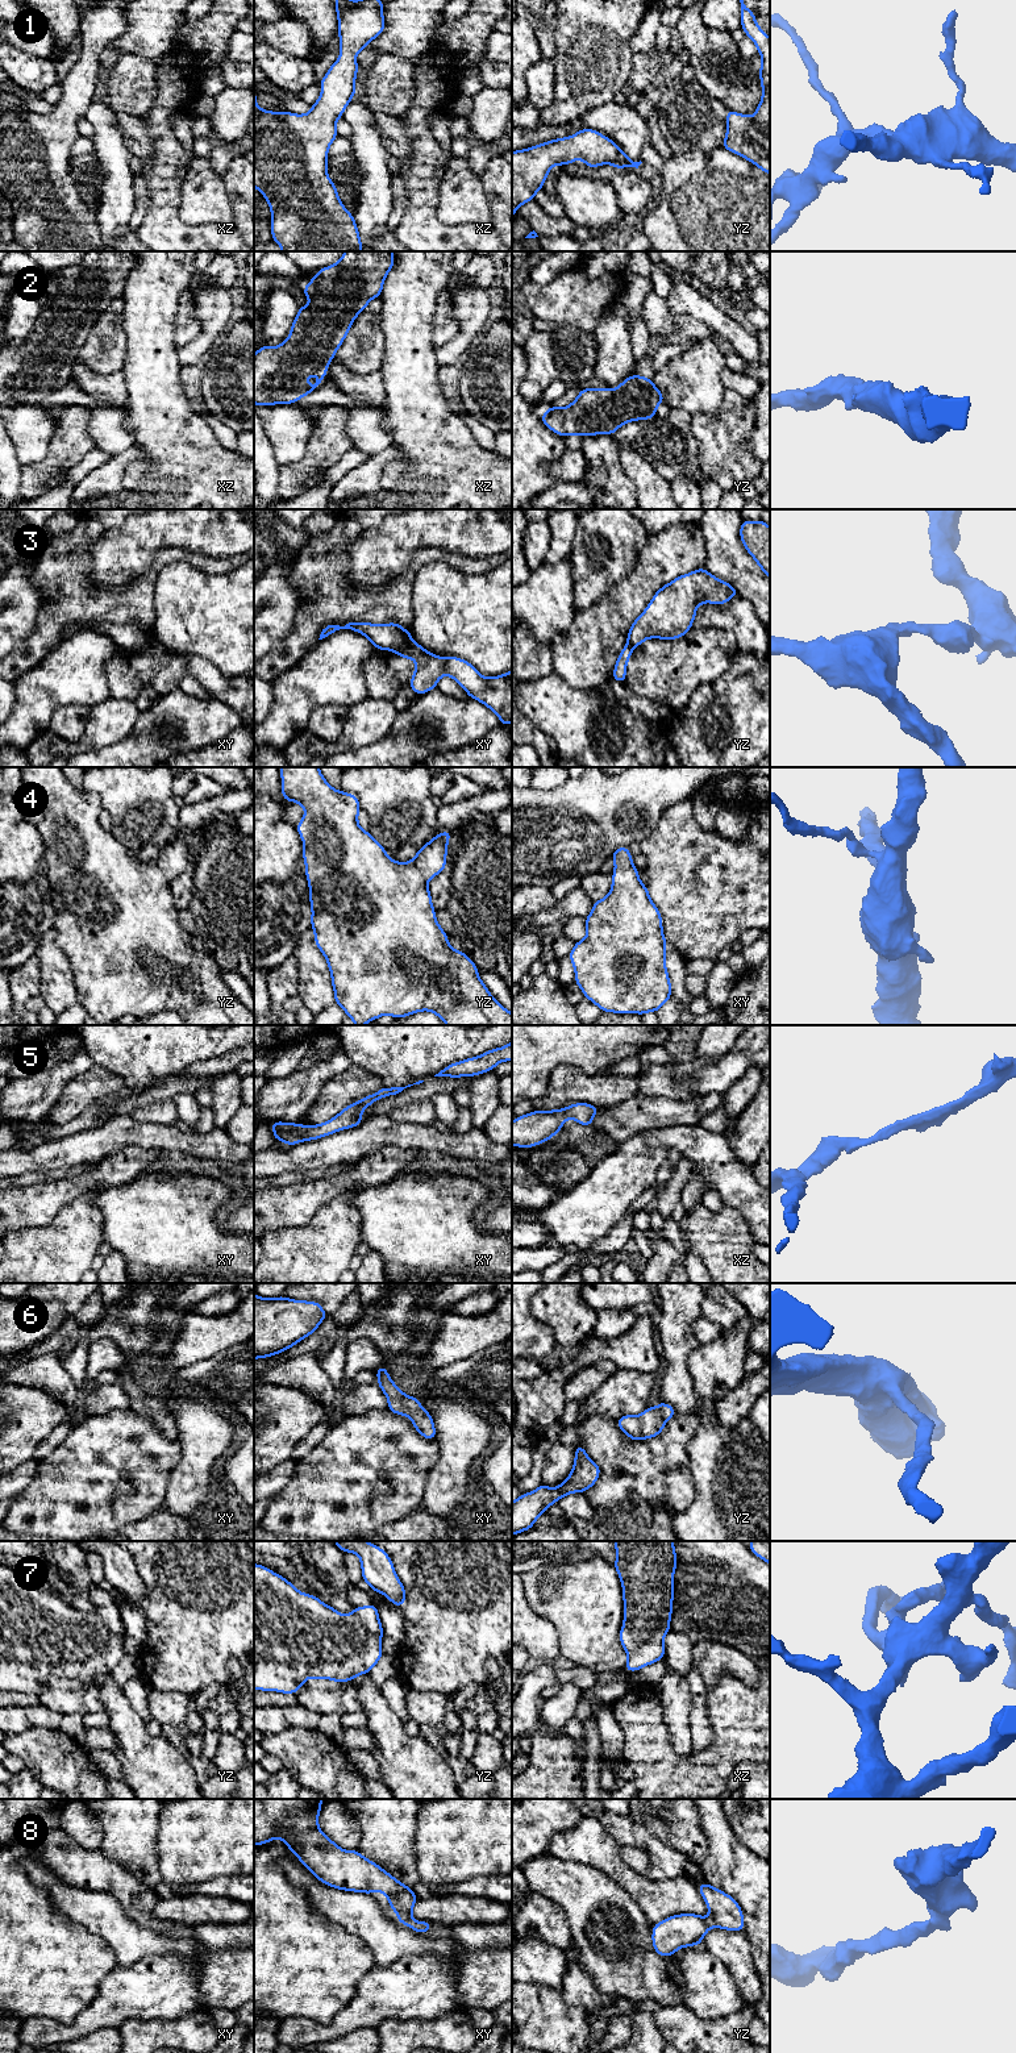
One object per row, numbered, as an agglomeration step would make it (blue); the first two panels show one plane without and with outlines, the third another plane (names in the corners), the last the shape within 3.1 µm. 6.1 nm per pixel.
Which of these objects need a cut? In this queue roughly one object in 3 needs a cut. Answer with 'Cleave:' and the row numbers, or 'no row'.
Cleave: 3

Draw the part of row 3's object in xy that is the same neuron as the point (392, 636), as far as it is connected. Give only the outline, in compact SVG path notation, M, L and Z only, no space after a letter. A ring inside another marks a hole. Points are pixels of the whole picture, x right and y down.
M329 622L321 632L322 640L340 629L350 629L367 637L378 650L397 650L404 645L412 644L411 630L405 630L400 624L370 624L370 622L349 622L345 626Z

